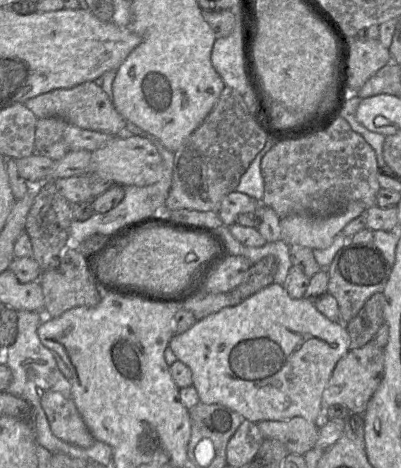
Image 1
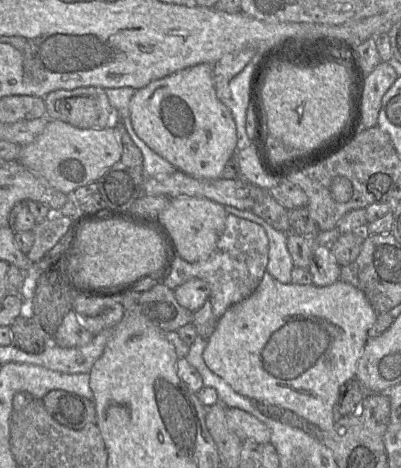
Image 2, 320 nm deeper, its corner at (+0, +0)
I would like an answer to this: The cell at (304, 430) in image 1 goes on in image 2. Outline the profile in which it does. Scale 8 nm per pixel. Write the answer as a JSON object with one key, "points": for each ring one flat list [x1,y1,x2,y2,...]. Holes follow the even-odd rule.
{"points":[[226,408,226,420,230,430,242,441,250,439,258,444,270,443,270,429,251,414,237,408]]}

